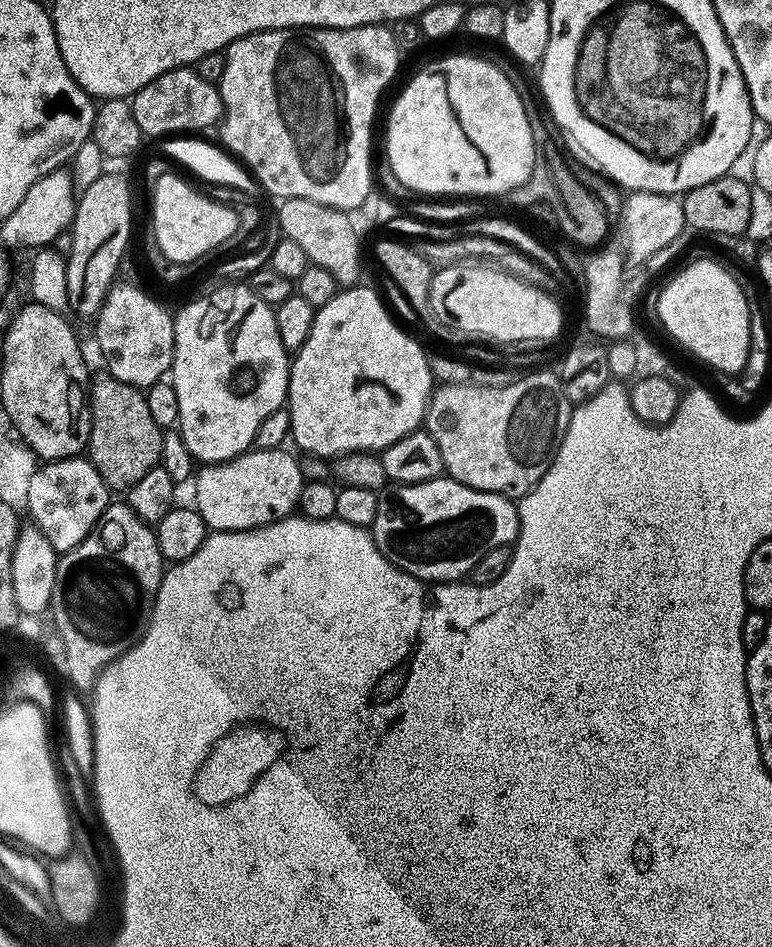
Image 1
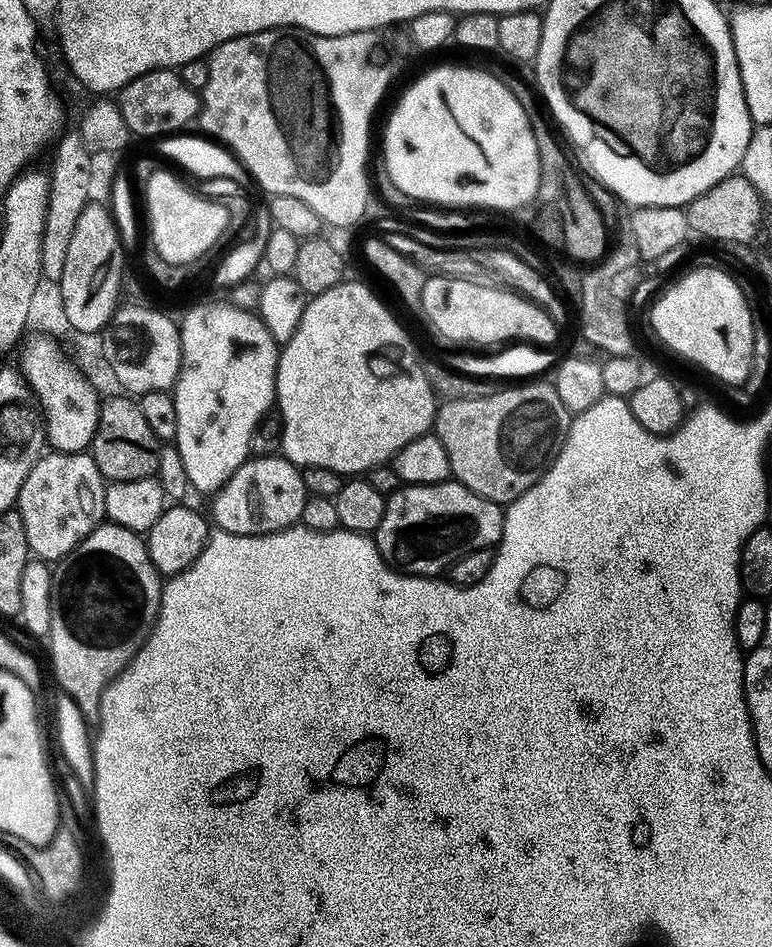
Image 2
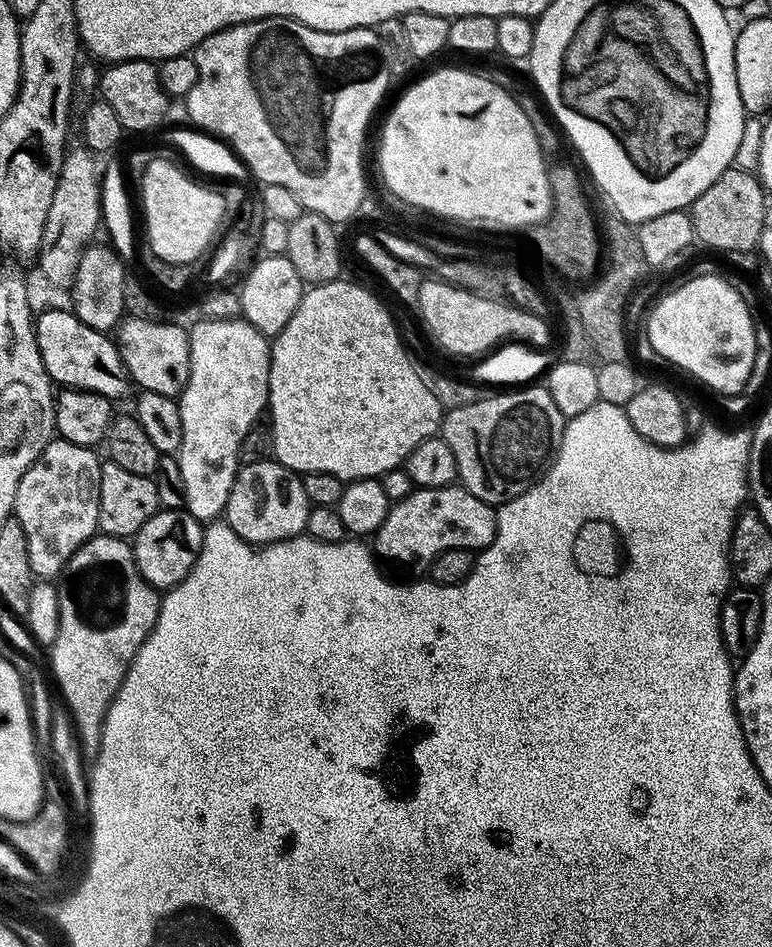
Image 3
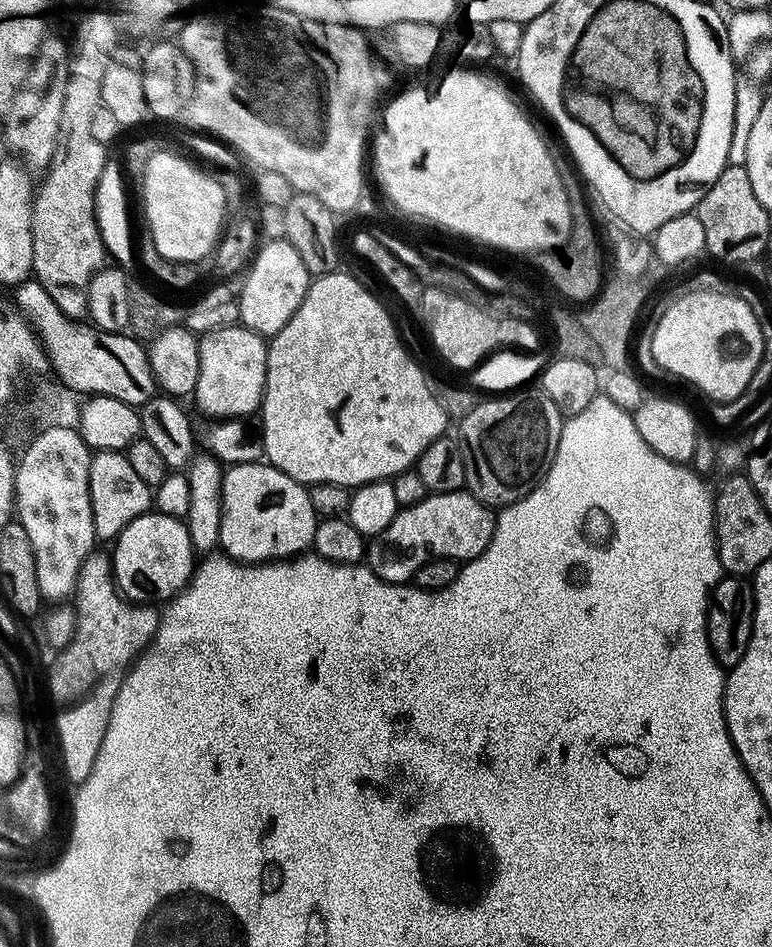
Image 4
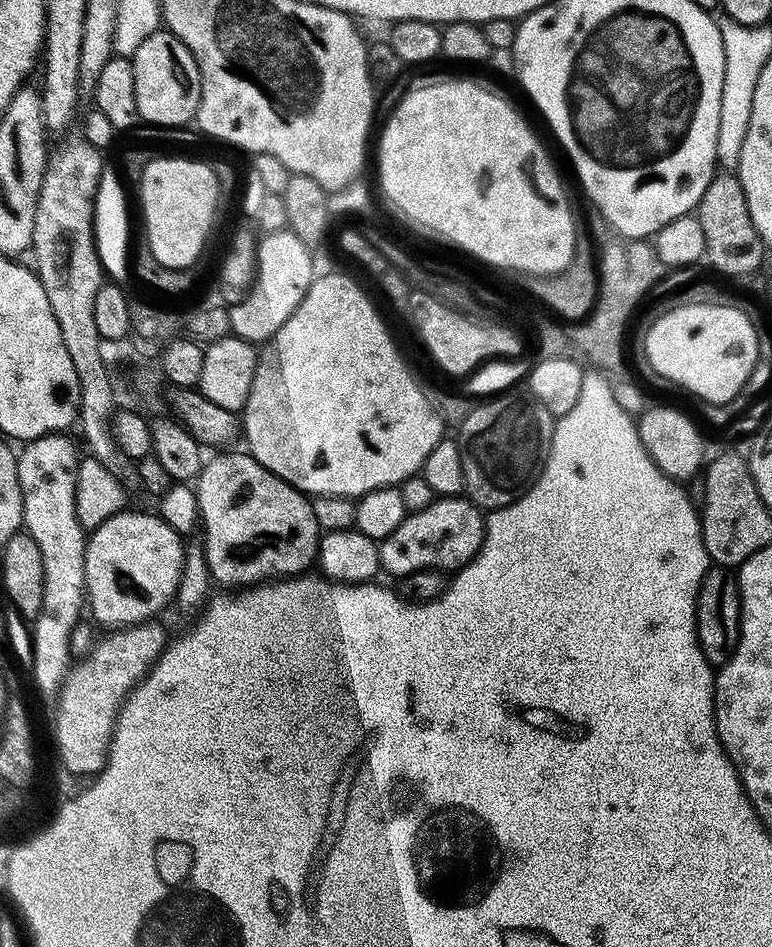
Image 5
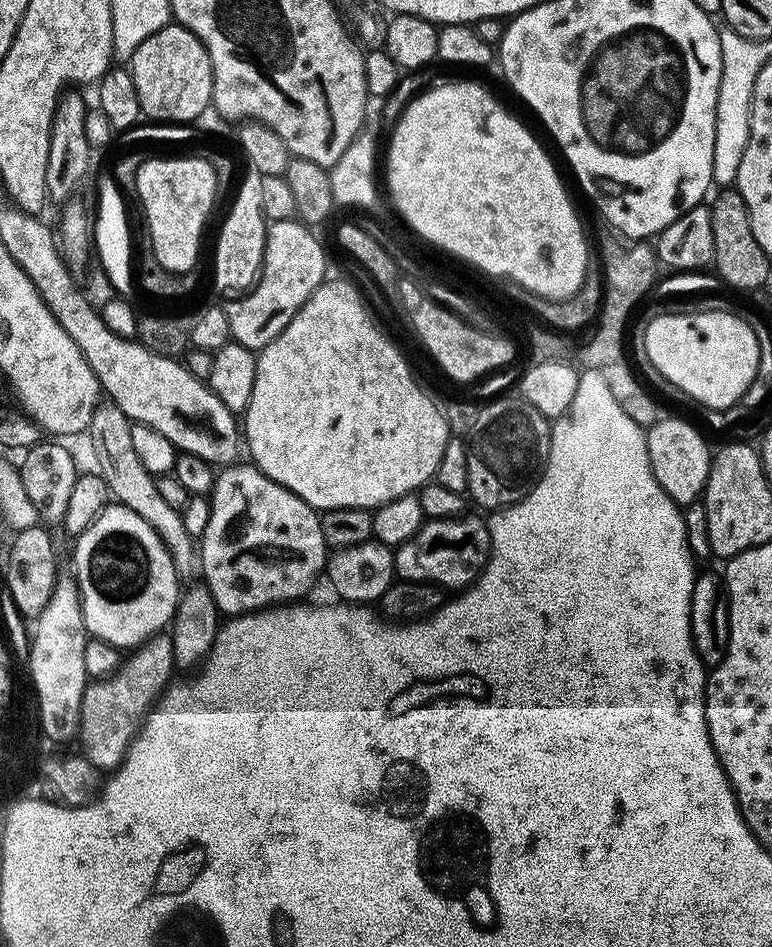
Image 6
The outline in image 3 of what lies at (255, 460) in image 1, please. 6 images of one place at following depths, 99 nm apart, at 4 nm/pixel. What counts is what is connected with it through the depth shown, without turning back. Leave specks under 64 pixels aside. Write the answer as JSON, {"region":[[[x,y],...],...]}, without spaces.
{"region":[[[261,458],[237,471],[232,493],[223,515],[226,523],[253,546],[290,540],[307,529],[310,505],[303,479],[275,459]]]}

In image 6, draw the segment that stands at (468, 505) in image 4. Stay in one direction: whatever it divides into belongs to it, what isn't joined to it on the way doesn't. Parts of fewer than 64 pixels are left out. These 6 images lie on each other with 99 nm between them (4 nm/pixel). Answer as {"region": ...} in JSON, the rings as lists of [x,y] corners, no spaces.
{"region":[[[457,514],[442,520],[425,519],[420,529],[406,543],[395,549],[395,575],[404,582],[431,582],[441,589],[456,588],[464,590],[476,583],[477,576],[484,570],[484,565],[490,559],[492,539],[488,533],[488,525],[483,519],[469,514]]]}

